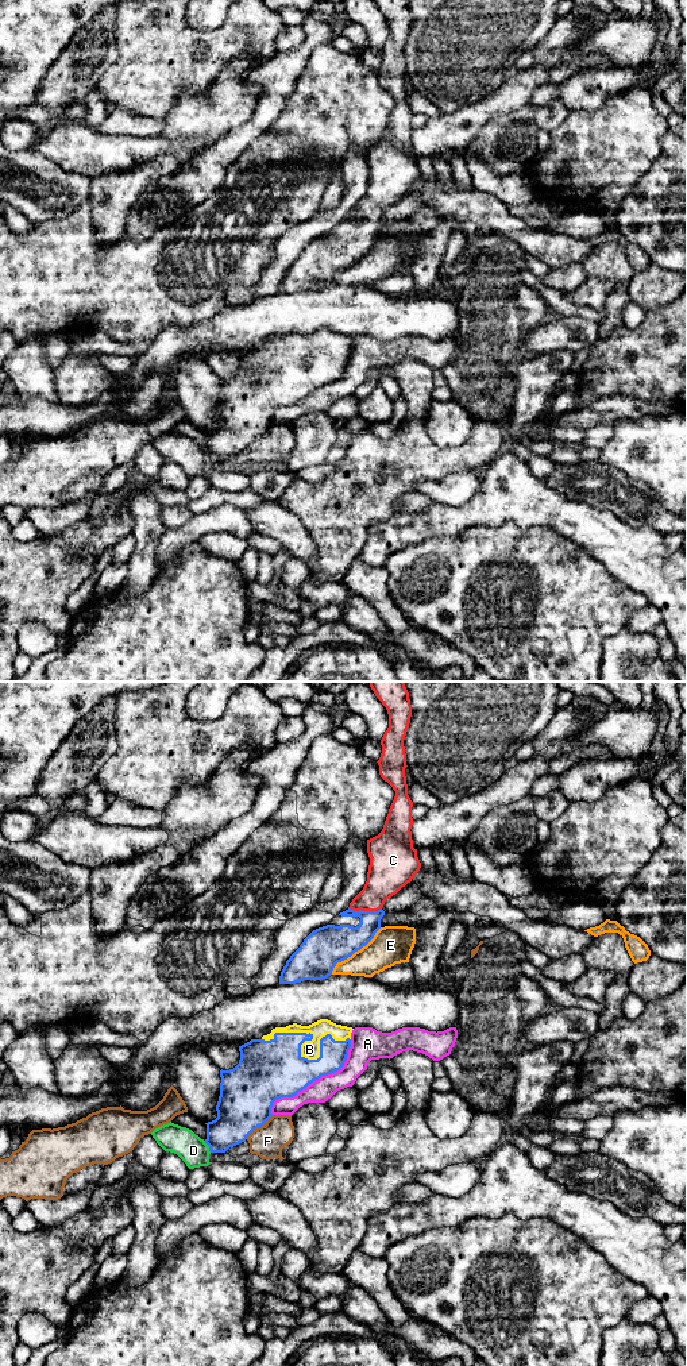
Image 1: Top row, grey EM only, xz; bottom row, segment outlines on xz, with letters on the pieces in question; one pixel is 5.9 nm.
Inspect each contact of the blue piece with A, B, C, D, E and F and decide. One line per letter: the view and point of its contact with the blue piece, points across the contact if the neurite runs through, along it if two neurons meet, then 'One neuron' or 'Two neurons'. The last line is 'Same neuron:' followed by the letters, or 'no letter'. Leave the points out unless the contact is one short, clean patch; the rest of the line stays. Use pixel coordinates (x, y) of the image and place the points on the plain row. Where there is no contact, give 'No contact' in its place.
A: Touches blue at xz (316, 388). Two neurons
B: Touches blue at xz (300, 358). One neuron
C: Touches blue at xz (365, 220). Path across: xz (336, 251), (365, 234), (365, 220), (386, 185). One neuron
D: Touches blue at xz (208, 454). Two neurons
E: Touches blue at xz (354, 261). Two neurons
F: Touches blue at xz (259, 435). Two neurons
Same neuron: B, C

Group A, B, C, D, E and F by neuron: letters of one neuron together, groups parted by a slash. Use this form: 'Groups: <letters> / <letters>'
Groups: A / B C / D / E / F

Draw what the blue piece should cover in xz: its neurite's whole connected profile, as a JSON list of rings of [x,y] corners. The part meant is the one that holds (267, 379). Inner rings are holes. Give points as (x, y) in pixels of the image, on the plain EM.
[[[320,328],[309,335],[297,332],[275,336],[260,348],[239,355],[239,373],[220,379],[220,405],[217,427],[207,433],[205,452],[211,462],[225,462],[244,451],[248,444],[271,427],[273,412],[281,406],[293,406],[321,385],[340,379],[351,356],[352,336]]]

